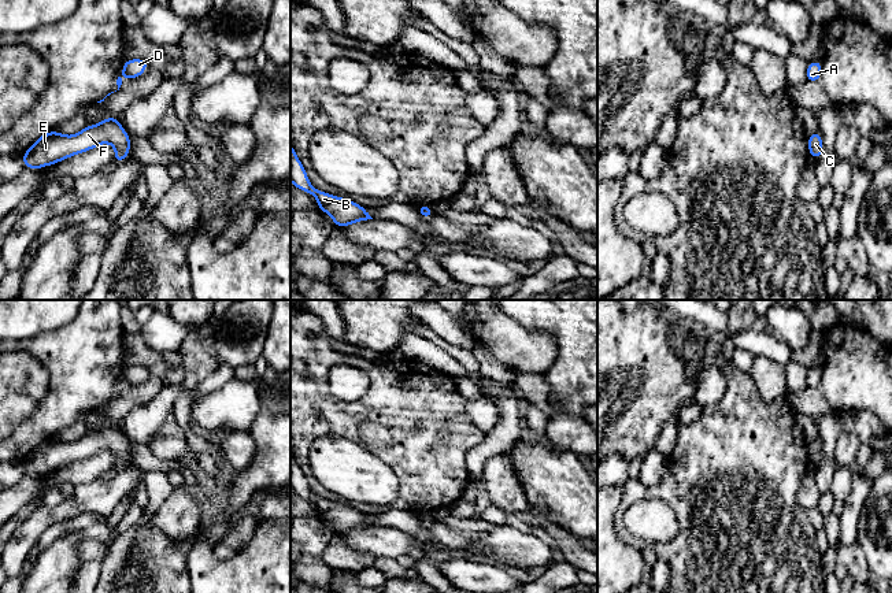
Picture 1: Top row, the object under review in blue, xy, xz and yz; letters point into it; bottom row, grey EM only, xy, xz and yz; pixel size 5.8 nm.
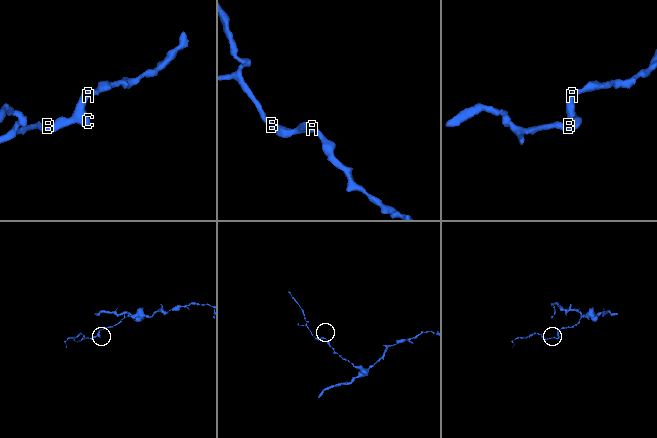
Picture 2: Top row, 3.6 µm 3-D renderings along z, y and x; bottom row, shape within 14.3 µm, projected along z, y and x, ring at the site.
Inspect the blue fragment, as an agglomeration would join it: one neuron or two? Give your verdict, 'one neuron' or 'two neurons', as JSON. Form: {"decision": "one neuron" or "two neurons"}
{"decision": "one neuron"}

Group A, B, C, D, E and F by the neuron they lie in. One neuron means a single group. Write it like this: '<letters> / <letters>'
A B C D E F

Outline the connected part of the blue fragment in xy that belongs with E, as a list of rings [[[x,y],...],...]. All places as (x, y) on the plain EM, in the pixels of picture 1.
[[[116,423],[103,426],[97,431],[85,433],[74,442],[64,442],[56,437],[48,438],[22,460],[22,466],[25,475],[36,477],[56,471],[63,466],[90,457],[104,449],[114,453],[114,468],[116,471],[129,463],[130,444]]]

